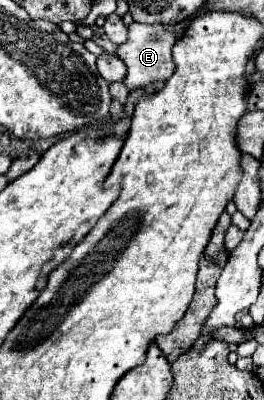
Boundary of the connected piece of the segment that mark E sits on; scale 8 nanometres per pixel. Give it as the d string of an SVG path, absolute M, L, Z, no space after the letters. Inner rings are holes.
M133 22L129 26L127 42L123 42L117 50L117 56L127 66L127 76L125 76L127 88L129 90L147 88L157 80L167 80L175 70L173 56L171 56L171 48L175 42L177 42L175 32L167 30L163 24L137 24L137 22Z

